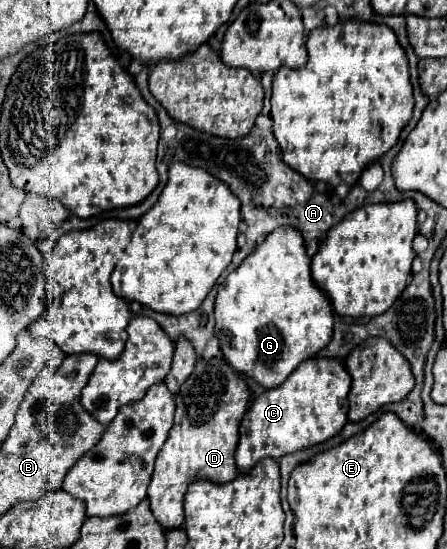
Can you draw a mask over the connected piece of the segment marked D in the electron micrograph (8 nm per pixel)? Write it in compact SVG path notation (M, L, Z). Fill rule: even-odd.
M197 359L195 371L175 395L175 423L157 455L147 493L151 499L151 511L165 529L183 525L183 497L189 483L197 479L227 483L237 477L239 469L235 465L235 449L239 439L239 423L249 407L249 399L251 391L247 383L225 359Z

